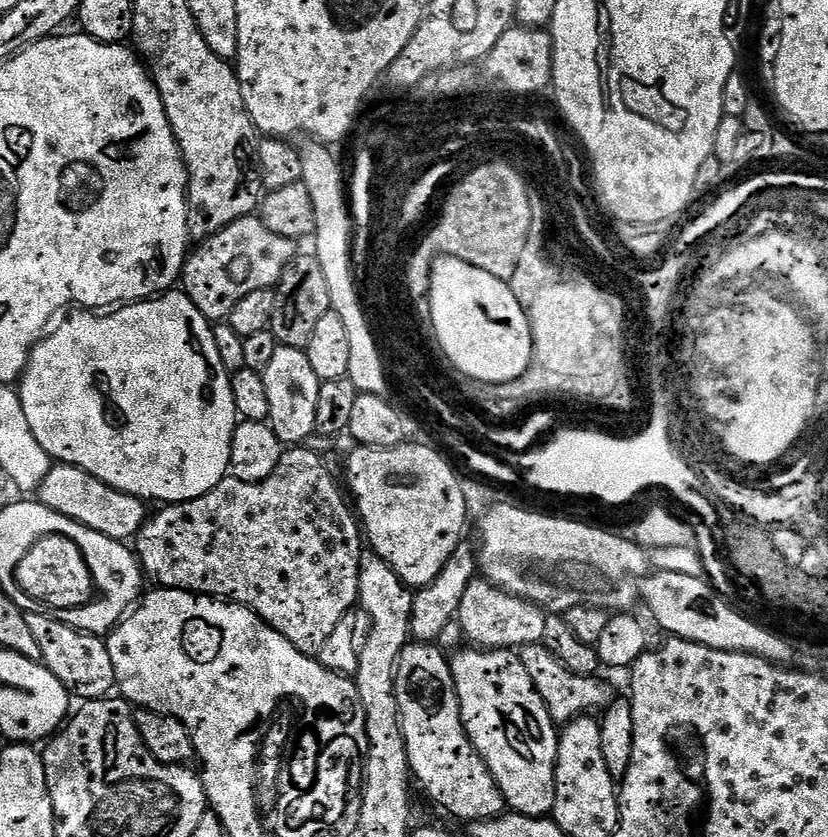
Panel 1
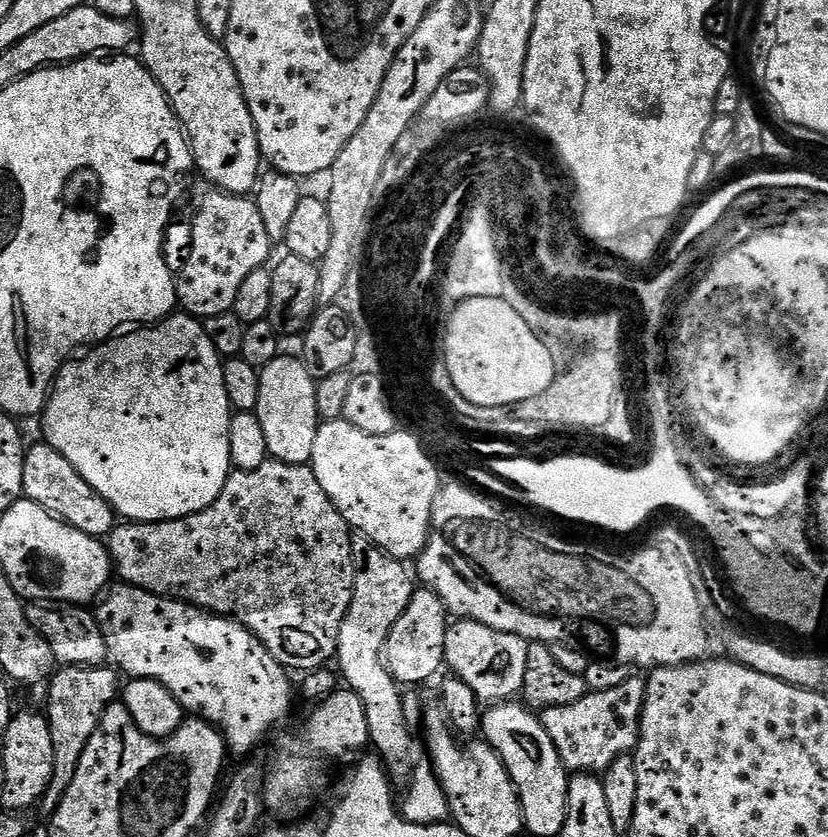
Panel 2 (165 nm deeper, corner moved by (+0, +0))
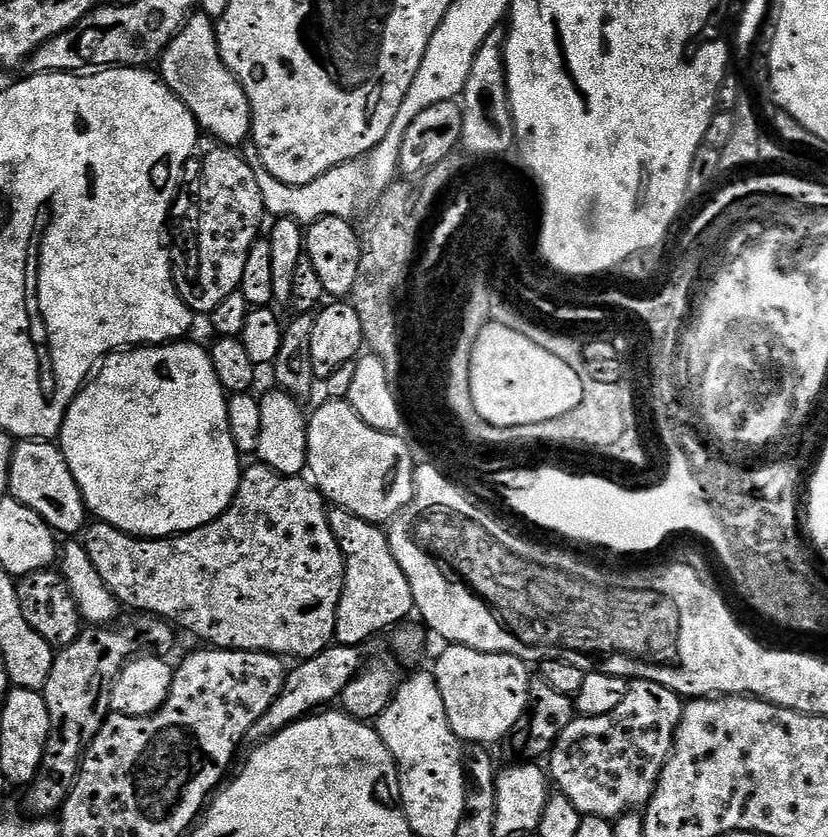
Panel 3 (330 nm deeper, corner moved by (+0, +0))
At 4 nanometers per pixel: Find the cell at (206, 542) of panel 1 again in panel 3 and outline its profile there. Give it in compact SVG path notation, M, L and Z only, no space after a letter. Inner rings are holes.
M253 462L249 468L247 465L241 471L240 485L230 507L217 520L198 530L190 530L180 536L170 536L166 540L145 540L119 532L109 524L92 522L82 533L82 543L94 570L98 570L102 582L106 582L108 589L125 609L133 608L131 611L136 614L158 616L161 620L171 622L180 630L185 628L190 635L205 640L203 642L205 645L213 648L229 648L235 652L271 652L273 656L281 658L293 656L293 661L299 662L308 660L333 643L336 635L336 611L344 589L344 555L330 530L328 508L324 497L320 495L319 488L300 476L280 476L274 469L267 468L265 464Z

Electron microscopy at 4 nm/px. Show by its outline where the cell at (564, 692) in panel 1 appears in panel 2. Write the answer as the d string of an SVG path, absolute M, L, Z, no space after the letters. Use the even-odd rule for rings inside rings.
M629 675L622 686L613 686L611 690L589 690L578 702L561 708L545 708L539 713L538 719L544 725L546 734L550 734L550 742L560 755L560 761L572 774L603 774L607 772L619 756L635 753L636 743L640 741L640 715L644 709L647 683L643 675Z

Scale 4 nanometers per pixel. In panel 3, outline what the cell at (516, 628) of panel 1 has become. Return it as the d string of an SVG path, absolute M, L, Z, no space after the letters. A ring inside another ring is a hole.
M448 644L445 649L436 660L434 675L454 734L468 746L493 746L511 737L512 728L528 705L529 665L517 656L470 650L461 644Z

